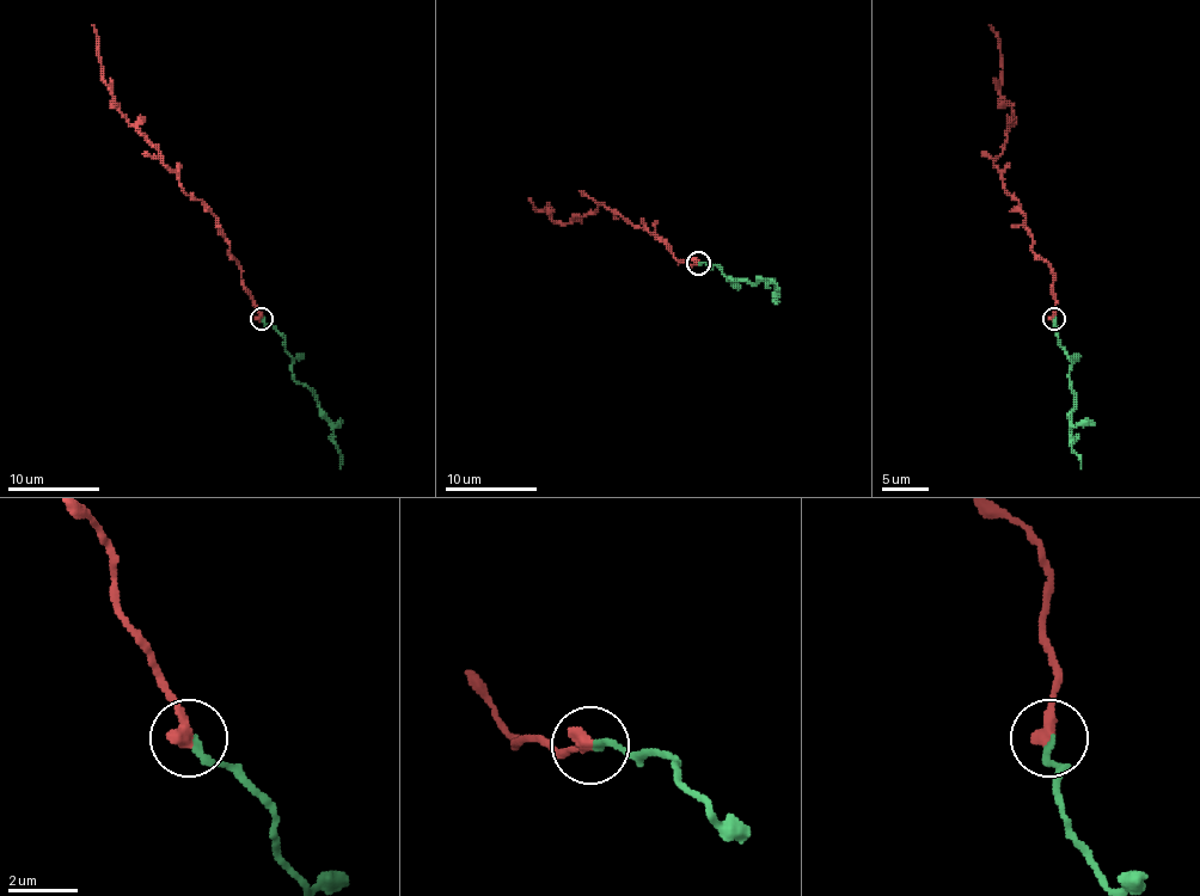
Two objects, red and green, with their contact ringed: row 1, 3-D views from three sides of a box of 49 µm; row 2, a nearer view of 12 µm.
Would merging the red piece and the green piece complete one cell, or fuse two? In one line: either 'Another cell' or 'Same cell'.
Same cell

